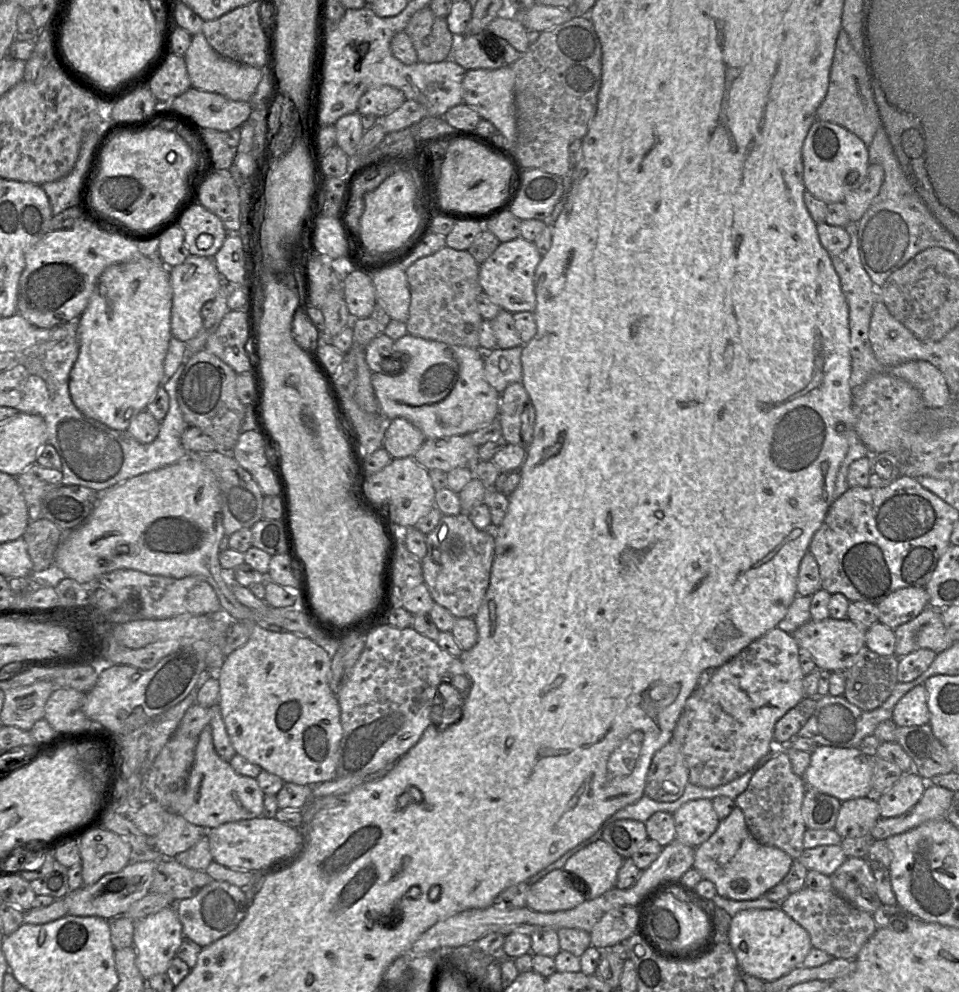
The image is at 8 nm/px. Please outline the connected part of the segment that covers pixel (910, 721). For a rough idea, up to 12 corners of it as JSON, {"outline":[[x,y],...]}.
{"outline":[[917,685],[896,703],[899,727],[929,724],[927,690]]}

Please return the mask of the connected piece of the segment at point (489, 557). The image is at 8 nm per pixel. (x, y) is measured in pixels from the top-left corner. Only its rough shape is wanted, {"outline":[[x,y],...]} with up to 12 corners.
{"outline":[[443,515],[426,535],[423,580],[455,618],[487,592],[494,528]]}

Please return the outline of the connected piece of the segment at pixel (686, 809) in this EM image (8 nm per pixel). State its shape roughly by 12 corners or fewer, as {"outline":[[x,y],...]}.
{"outline":[[711,800],[687,801],[672,815],[676,840],[694,848],[720,822]]}

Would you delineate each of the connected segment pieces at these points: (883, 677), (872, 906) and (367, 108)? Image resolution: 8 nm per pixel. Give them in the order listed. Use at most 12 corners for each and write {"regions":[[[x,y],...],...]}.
{"regions":[[[865,645],[843,671],[843,696],[878,708],[898,683],[897,656]],[[847,858],[830,875],[832,890],[873,914],[882,905],[865,858]],[[392,86],[366,91],[360,115],[386,116],[406,97]]]}

